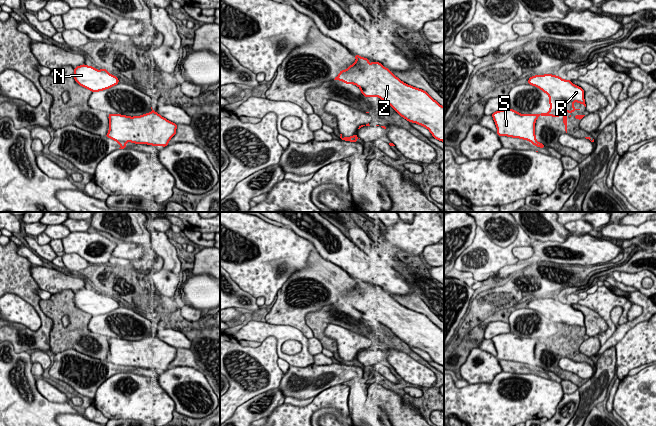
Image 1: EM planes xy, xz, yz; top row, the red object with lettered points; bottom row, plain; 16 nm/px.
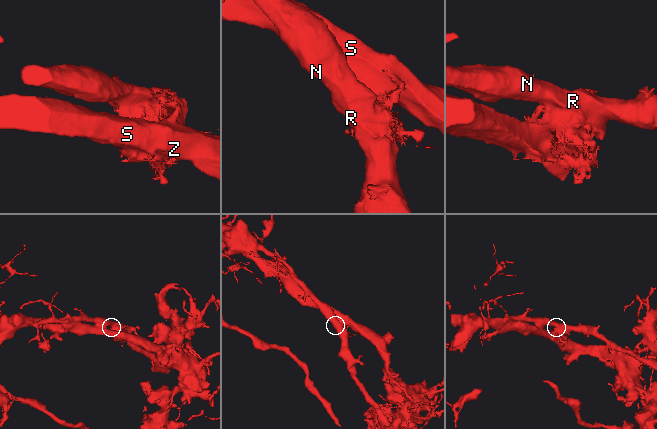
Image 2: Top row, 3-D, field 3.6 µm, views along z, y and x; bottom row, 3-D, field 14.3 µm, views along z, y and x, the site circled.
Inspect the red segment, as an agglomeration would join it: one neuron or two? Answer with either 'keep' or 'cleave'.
cleave

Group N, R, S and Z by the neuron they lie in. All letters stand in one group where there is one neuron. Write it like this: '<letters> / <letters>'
N R / S Z

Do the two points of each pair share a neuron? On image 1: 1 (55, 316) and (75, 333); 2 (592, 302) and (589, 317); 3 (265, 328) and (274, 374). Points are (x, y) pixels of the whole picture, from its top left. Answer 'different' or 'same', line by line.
1: same
2: different
3: different

